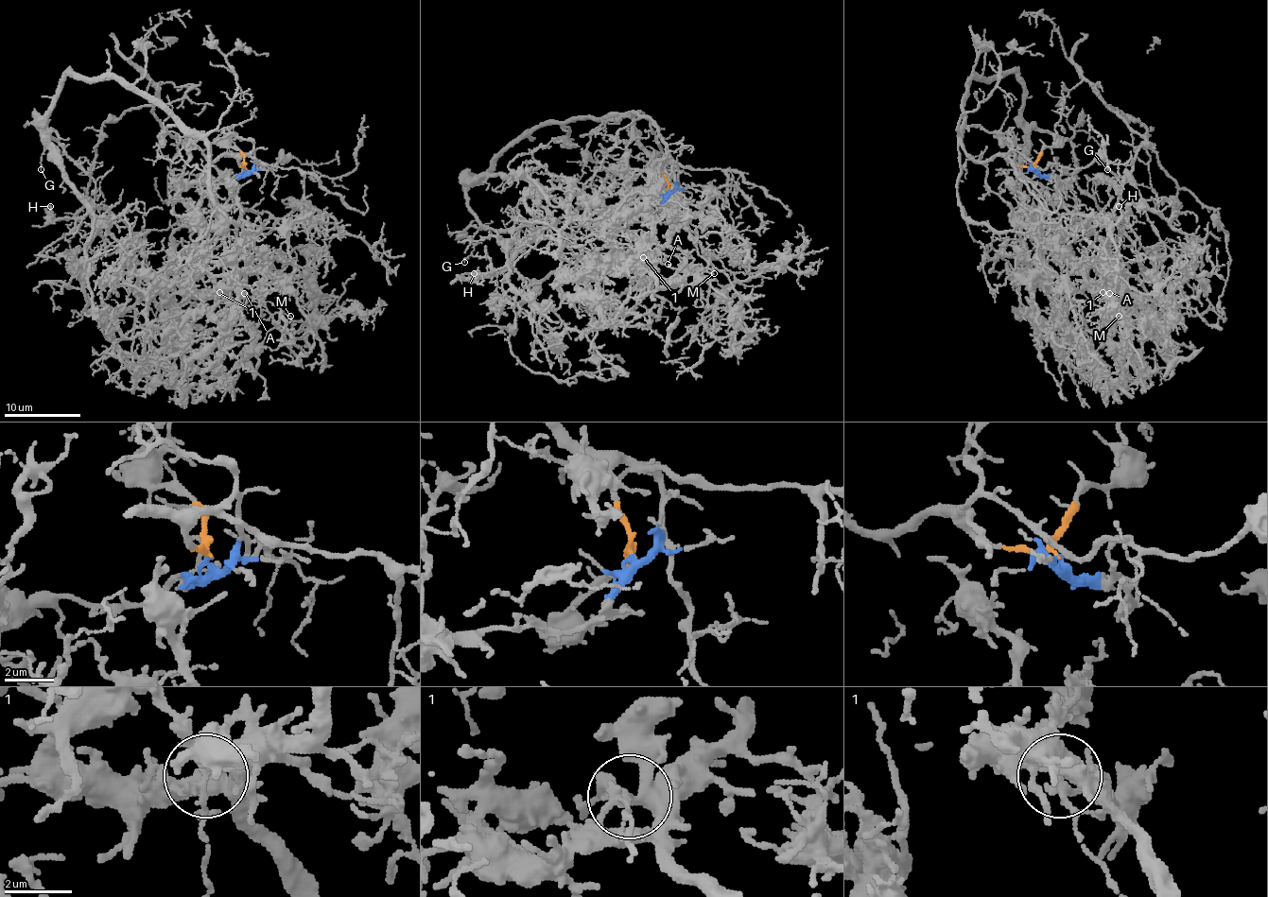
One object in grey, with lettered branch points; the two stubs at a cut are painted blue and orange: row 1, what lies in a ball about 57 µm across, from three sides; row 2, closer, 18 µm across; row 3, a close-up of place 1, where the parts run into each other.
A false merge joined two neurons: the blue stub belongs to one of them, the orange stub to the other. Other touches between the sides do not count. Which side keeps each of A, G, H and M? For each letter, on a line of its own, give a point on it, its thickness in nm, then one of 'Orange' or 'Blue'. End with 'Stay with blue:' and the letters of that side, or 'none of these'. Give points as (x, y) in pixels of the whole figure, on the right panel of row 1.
A: Place: (1109, 293). Thickness 190 nm. Blue
G: Place: (1107, 169). Thickness 140 nm. Orange
H: Place: (1119, 206). Thickness 200 nm. Orange
M: Place: (1119, 316). Thickness 140 nm. Blue
Stay with blue: A, M

